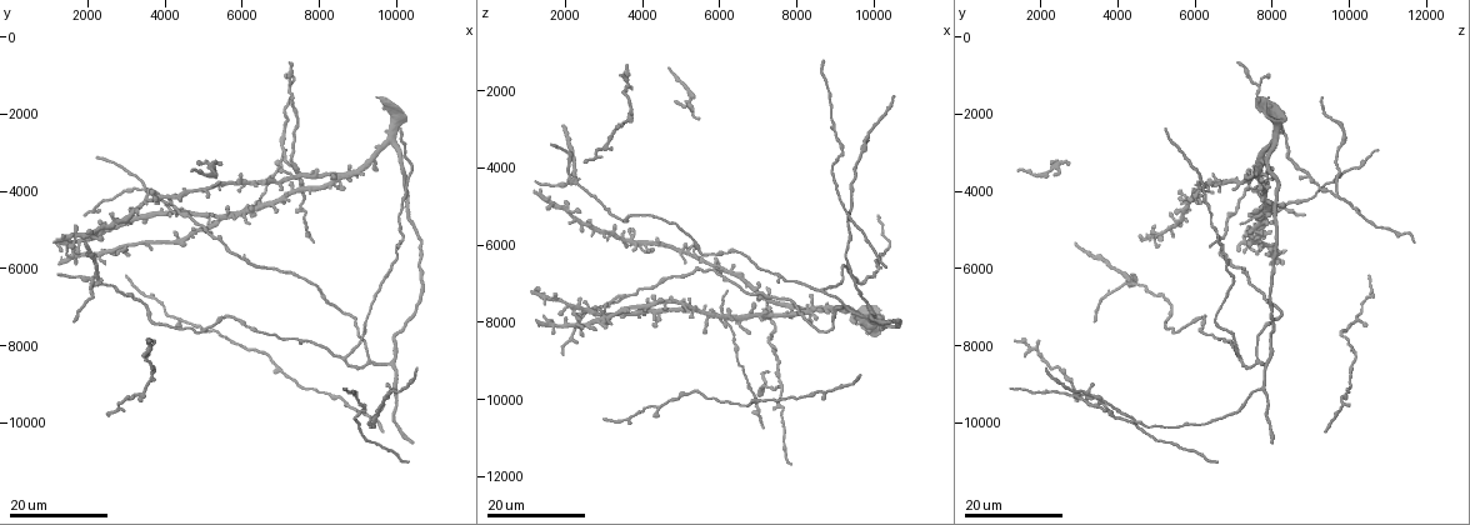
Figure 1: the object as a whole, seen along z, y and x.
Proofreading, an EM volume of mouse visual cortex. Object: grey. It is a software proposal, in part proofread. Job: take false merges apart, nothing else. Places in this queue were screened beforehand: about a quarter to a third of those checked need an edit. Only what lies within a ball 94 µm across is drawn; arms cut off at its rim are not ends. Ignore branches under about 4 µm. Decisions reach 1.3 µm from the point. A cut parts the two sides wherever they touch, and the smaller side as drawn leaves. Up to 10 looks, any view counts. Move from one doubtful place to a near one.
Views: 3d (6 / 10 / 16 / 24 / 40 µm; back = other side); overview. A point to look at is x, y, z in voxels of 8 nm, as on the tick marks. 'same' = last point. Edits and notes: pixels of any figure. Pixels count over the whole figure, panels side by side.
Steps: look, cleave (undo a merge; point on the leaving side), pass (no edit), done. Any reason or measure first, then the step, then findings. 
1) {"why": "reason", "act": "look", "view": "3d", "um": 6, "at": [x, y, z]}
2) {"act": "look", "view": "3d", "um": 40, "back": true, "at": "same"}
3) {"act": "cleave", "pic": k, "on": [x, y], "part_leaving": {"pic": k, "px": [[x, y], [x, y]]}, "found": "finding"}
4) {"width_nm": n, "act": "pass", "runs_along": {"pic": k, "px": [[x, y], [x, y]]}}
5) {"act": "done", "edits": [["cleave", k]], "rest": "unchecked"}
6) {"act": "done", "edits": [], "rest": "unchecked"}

{"why": "four-way junction", "act": "look", "view": "3d", "um": 16, "at": [2200, 6400, 4300]}

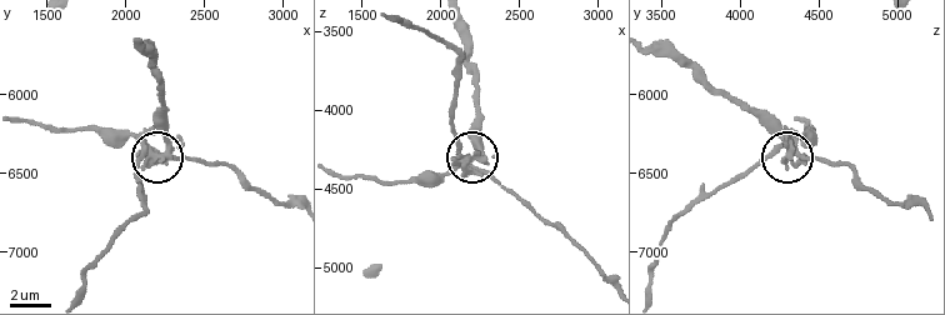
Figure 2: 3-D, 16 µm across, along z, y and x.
{"why": "closer look", "act": "look", "view": "3d", "um": 10, "at": [2120, 6340, 4240]}

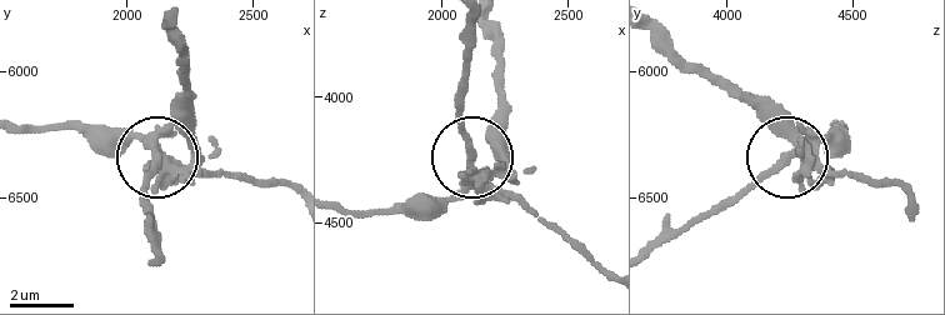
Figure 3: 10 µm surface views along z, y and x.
{"side_arm_um": 14, "act": "cleave", "pic": 3, "on": [176, 124], "part_leaving": {"pic": 3, "px": [[166, 154], [150, 186], [148, 259]]}, "found": "two neurons meet here"}

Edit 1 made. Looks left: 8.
{"why": "four-way junction", "act": "look", "view": "3d", "um": 16, "at": [3450, 3900, 7400]}

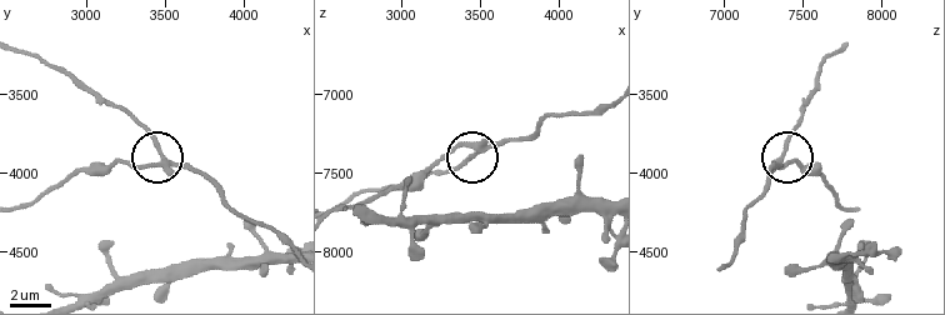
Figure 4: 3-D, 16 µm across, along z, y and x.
{"act": "look", "view": "3d", "um": 10, "at": [3480, 3920, 7340]}

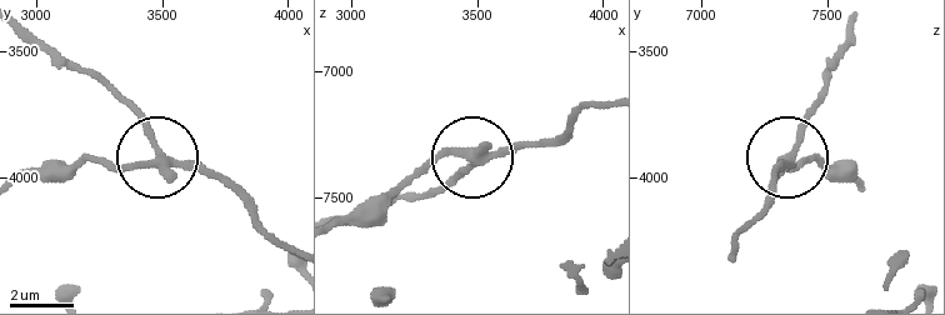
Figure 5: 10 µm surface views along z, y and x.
{"arms": 4, "act": "pass", "runs_along": {"pic": 5, "px": [[606, 103], [550, 140], [471, 156], [415, 200]]}, "found": "continuous, no second neuron"}

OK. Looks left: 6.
{"why": "small branch off a trunk", "act": "look", "view": "3d", "um": 16, "at": [6050, 4550, 7850]}

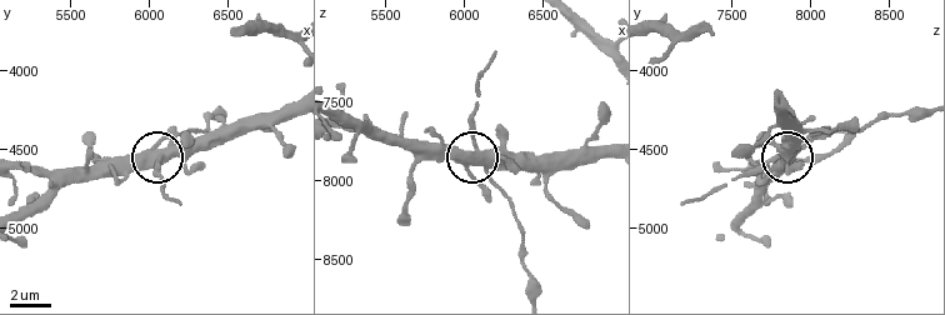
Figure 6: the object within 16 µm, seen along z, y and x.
{"why": "closer look", "act": "look", "view": "3d", "um": 10, "at": [6080, 4560, 7800]}

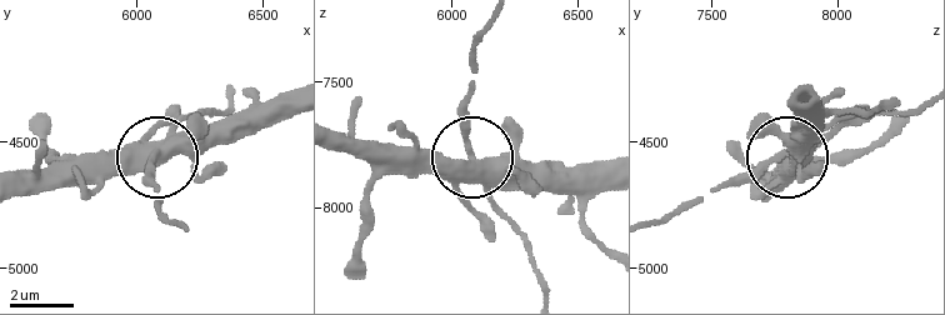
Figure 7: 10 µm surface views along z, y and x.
{"arms": 4, "act": "pass", "runs_along": {"pic": 7, "px": [[604, 168], [483, 164], [466, 143], [466, 89]]}, "found": "continuous, no second neuron"}

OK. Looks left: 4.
{"act": "look", "view": "3d", "um": 24, "at": [7650, 4150, 9700]}

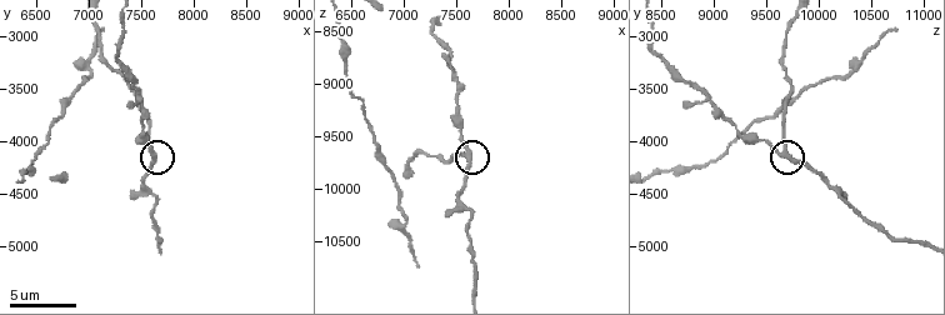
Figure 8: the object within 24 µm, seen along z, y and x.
{"act": "look", "view": "3d", "um": 6, "at": [7640, 4120, 9700]}

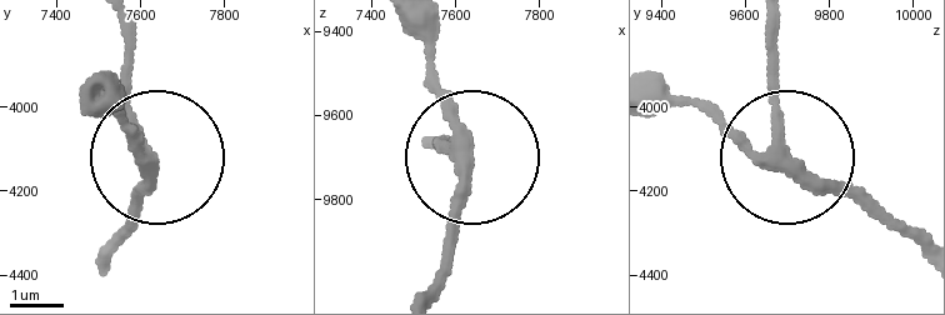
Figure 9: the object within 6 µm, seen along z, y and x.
{"act": "look", "view": "3d", "um": 6, "back": true, "at": [7610, 4125, 9675]}

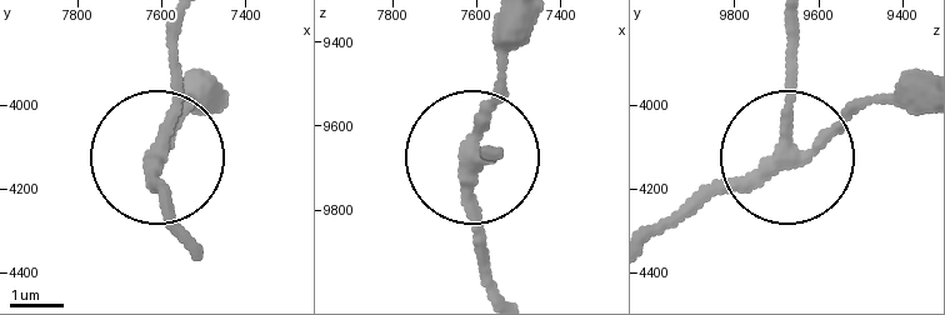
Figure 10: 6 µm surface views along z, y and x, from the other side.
{"arms": 3, "act": "pass", "found": "all the same neuron"}

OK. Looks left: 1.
{"act": "done", "edits": [["cleave", 3]], "rest": "unchecked"}

